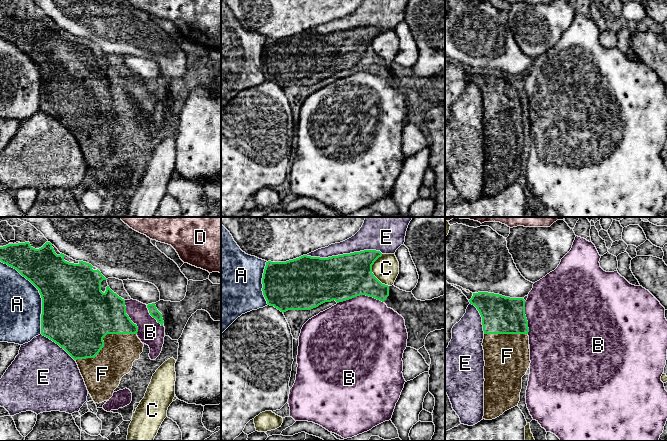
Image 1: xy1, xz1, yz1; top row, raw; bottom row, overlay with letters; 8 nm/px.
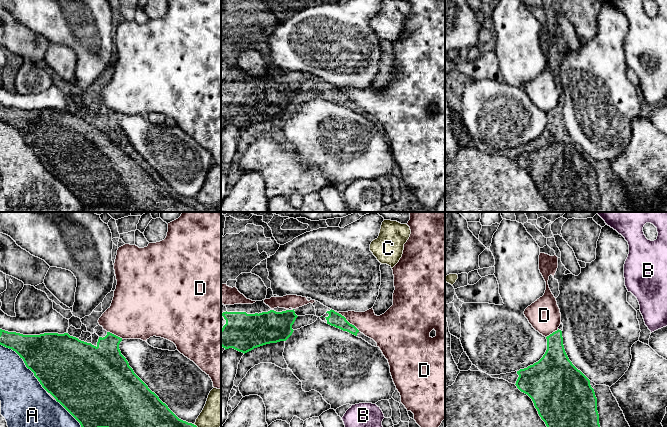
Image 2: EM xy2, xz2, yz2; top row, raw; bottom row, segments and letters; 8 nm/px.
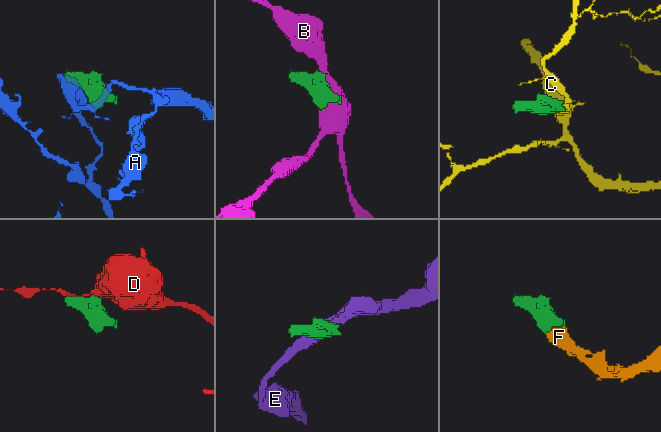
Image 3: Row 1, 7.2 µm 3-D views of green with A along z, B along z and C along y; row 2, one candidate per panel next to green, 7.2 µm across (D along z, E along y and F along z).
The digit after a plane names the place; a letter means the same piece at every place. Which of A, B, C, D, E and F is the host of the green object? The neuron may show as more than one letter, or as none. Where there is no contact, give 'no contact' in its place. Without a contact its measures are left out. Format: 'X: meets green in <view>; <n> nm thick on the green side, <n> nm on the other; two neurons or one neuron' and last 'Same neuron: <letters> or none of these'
A: meets green in xy1; 480 nm thick on the green side, 340 nm on the other; two neurons
B: meets green in xz1; 360 nm thick on the green side, 480 nm on the other; two neurons
C: meets green in xz1; 360 nm thick on the green side, 200 nm on the other; two neurons
D: meets green in xz2; 120 nm thick on the green side, 190 nm on the other; two neurons
E: meets green in xz1; 360 nm thick on the green side, 200 nm on the other; two neurons
F: meets green in xy1; 480 nm thick on the green side, 280 nm on the other; one neuron
Same neuron: F

